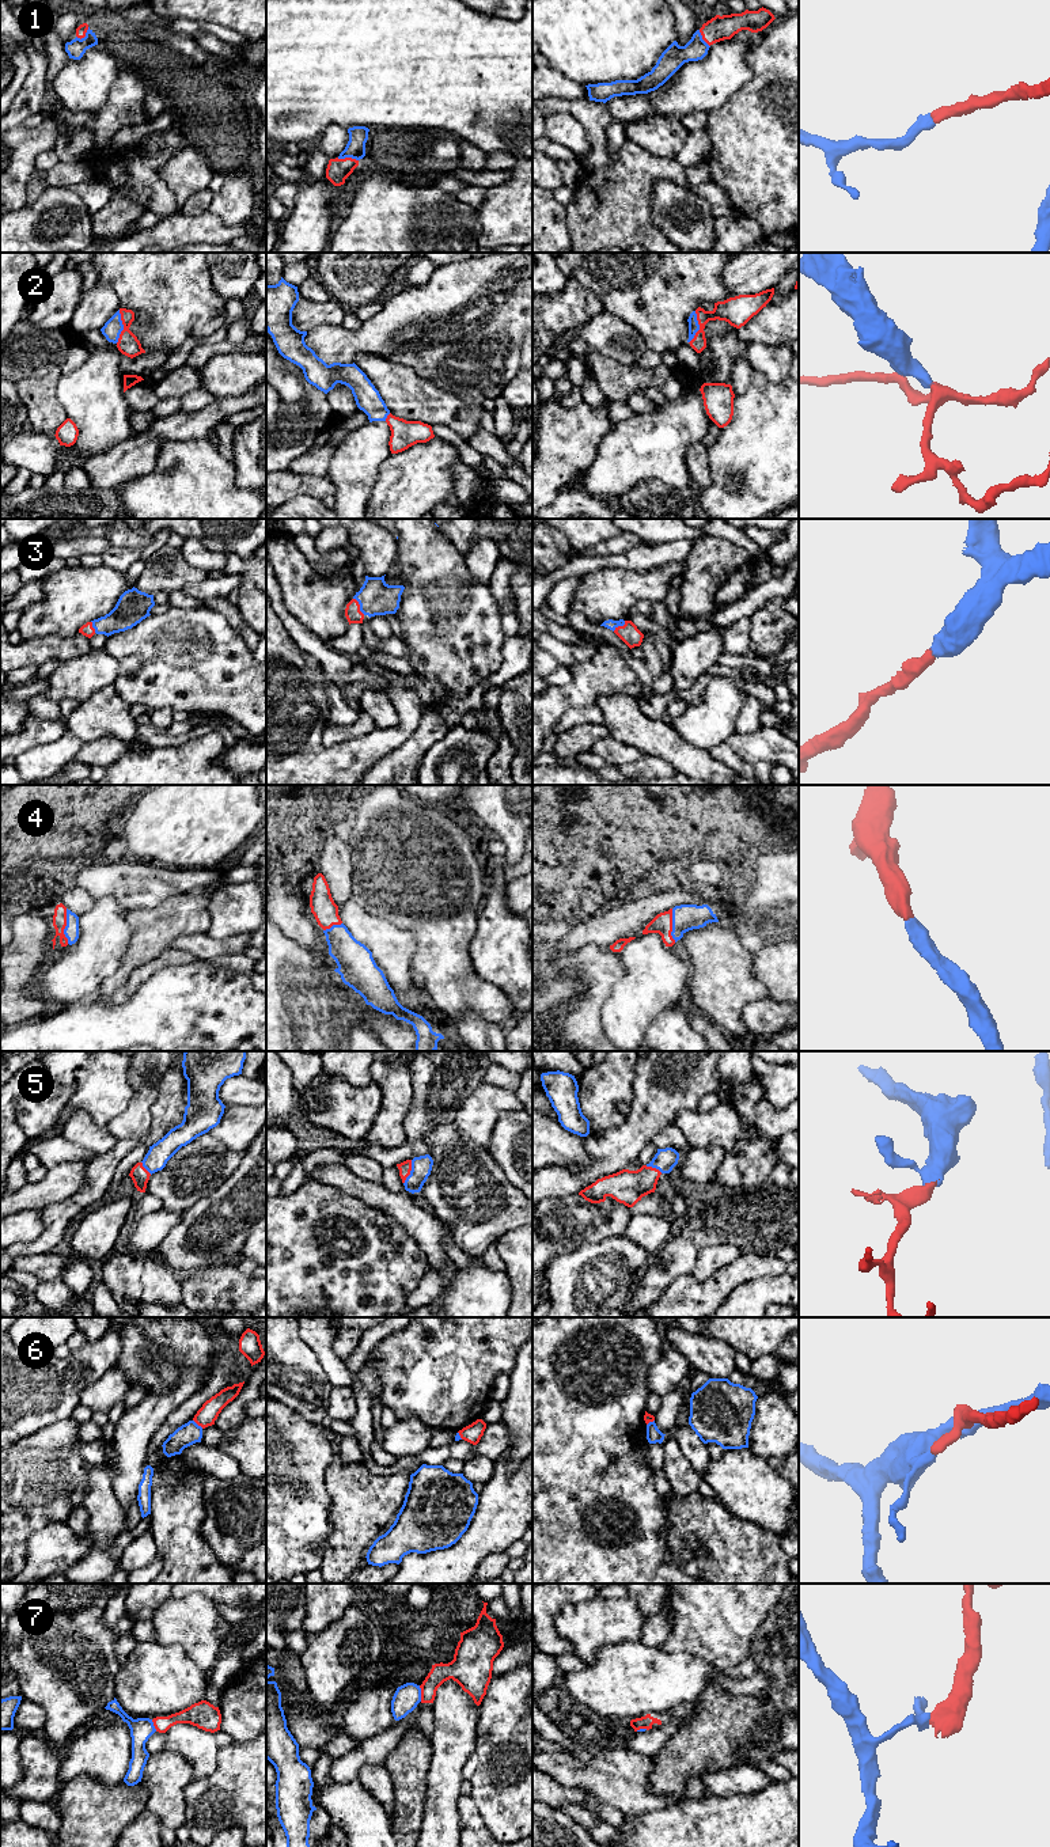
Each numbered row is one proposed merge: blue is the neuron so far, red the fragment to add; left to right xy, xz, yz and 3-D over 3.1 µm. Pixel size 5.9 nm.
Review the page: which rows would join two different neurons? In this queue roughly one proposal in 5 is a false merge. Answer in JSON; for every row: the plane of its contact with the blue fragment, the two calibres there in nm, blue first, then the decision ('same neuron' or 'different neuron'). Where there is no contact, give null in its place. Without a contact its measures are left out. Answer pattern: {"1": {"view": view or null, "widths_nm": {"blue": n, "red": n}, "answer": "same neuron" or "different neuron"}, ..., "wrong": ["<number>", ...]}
{"1": {"view": "xz", "widths_nm": {"blue": 120, "red": 140}, "answer": "same neuron"}, "2": {"view": "xy", "widths_nm": {"blue": 110, "red": 130}, "answer": "same neuron"}, "3": {"view": "xz", "widths_nm": {"blue": 200, "red": 90}, "answer": "same neuron"}, "4": {"view": "xy", "widths_nm": {"blue": 90, "red": 80}, "answer": "same neuron"}, "5": {"view": "xz", "widths_nm": {"blue": 120, "red": 70}, "answer": "same neuron"}, "6": {"view": "xy", "widths_nm": {"blue": 130, "red": 120}, "answer": "different neuron"}, "7": {"view": "xz", "widths_nm": {"blue": 150, "red": 120}, "answer": "different neuron"}, "wrong": ["6", "7"]}

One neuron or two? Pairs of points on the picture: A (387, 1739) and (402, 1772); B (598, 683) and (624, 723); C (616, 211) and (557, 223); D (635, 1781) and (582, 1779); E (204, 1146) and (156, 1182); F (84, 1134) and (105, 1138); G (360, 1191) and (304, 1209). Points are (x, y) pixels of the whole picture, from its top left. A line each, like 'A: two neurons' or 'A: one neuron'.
A: two neurons
B: two neurons
C: two neurons
D: one neuron
E: one neuron
F: one neuron
G: two neurons

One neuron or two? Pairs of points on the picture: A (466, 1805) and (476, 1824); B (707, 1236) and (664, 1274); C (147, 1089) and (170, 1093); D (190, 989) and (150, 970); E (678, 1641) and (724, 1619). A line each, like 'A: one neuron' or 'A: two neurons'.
A: one neuron
B: one neuron
C: two neurons
D: two neurons
E: one neuron

